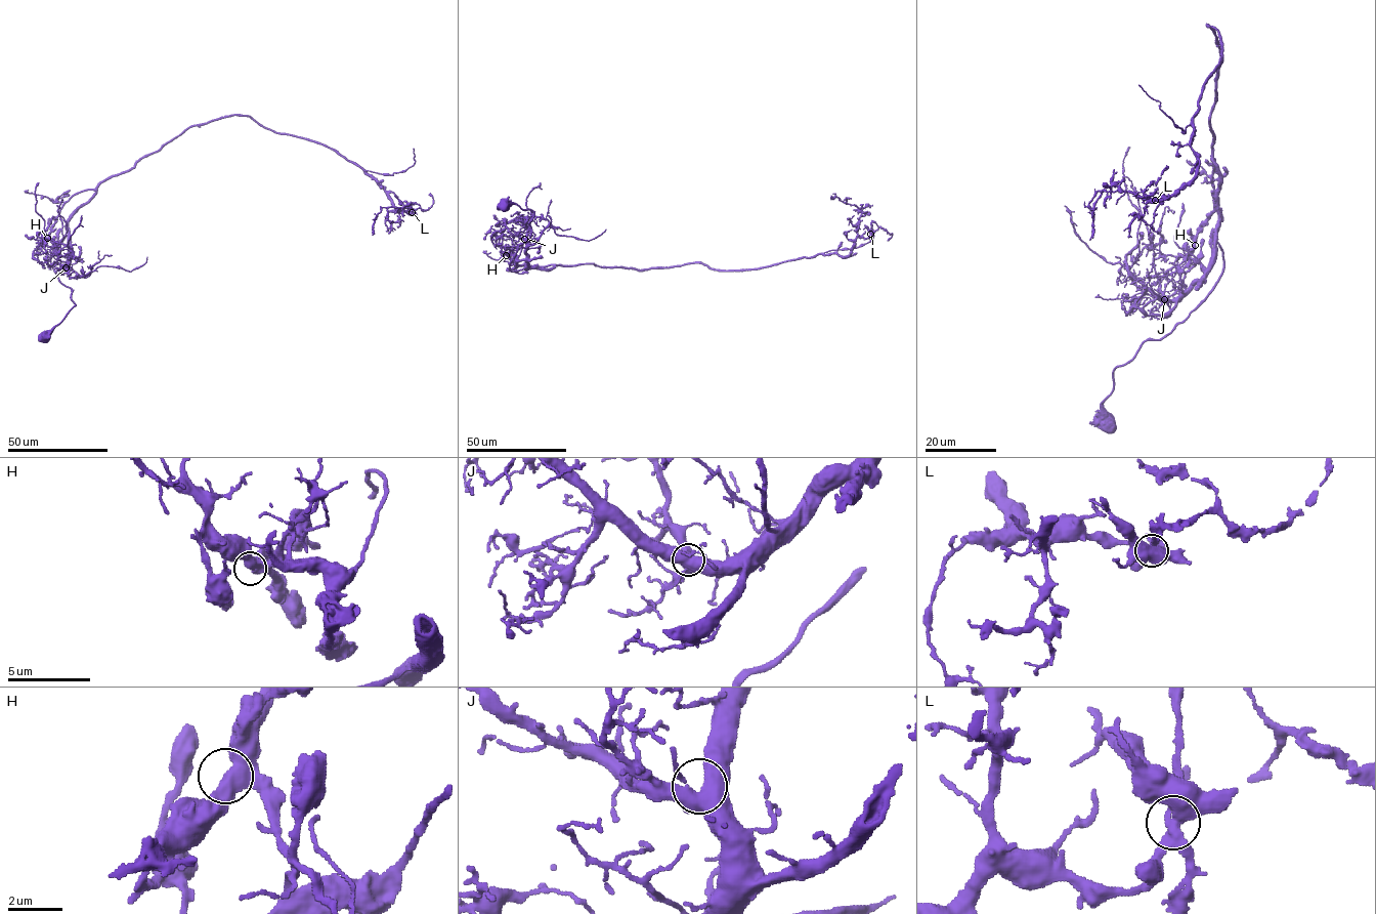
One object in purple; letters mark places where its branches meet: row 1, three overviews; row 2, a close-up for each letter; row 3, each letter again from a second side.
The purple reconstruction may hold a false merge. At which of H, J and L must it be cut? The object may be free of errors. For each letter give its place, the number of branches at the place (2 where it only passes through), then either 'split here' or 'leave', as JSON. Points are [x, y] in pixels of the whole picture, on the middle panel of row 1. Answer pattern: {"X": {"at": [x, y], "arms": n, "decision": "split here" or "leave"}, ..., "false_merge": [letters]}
{"H": {"at": [506, 255], "arms": 3, "decision": "leave"}, "J": {"at": [524, 239], "arms": 3, "decision": "leave"}, "L": {"at": [870, 234], "arms": 3, "decision": "leave"}, "false_merge": []}

